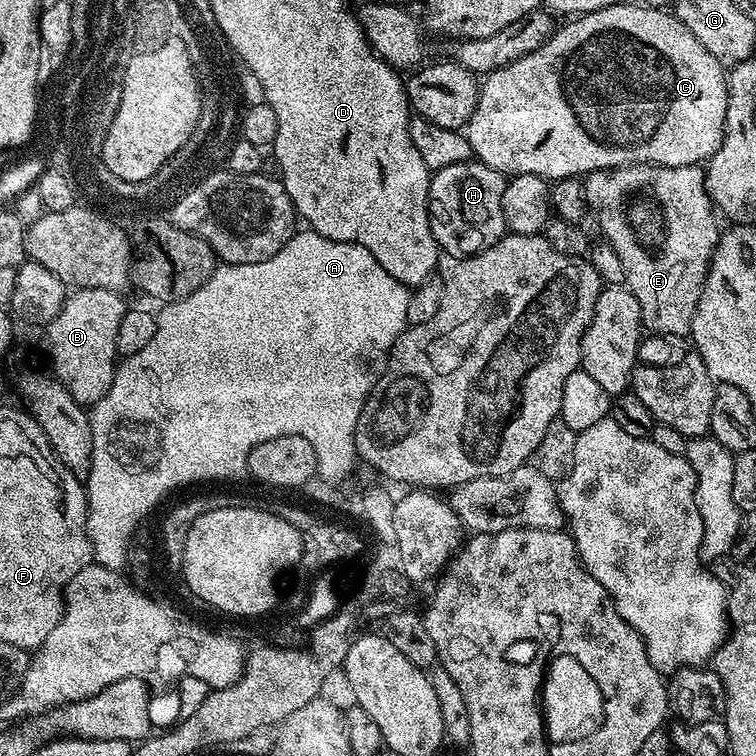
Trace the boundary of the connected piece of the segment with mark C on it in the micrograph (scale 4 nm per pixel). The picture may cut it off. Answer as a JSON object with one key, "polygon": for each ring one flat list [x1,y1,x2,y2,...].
{"polygon":[[621,2,618,5,606,5,602,9,586,12,583,15,577,15,567,22,569,22,569,24,564,24,561,28,559,25,559,27,553,31,550,39,546,42,542,42,542,46,538,46,533,52,501,68,495,68,495,70,487,73,487,75,483,77,482,83,480,84,480,97,478,98,476,109,466,129,466,135,472,147,473,157,475,157,479,163,494,169,495,172,503,172,509,177,514,177,518,174,538,174,544,180,555,182,557,180,565,180,571,176,584,178,587,177,589,172,600,172,603,168,621,168,622,166,630,166,631,164,657,164,658,166,670,166,671,168,690,168,703,165,718,151,722,138,724,137,726,106,728,105,728,77,726,75,726,68,725,65,718,62,718,58,714,58,714,54,710,54,710,50,706,50,706,46,702,46,702,42,698,42,698,38,694,38,694,34,690,34,690,30,686,30,686,26,677,16,671,11,665,10,663,7,649,7,648,4,644,2,641,2,641,4,627,4,627,2]]}

